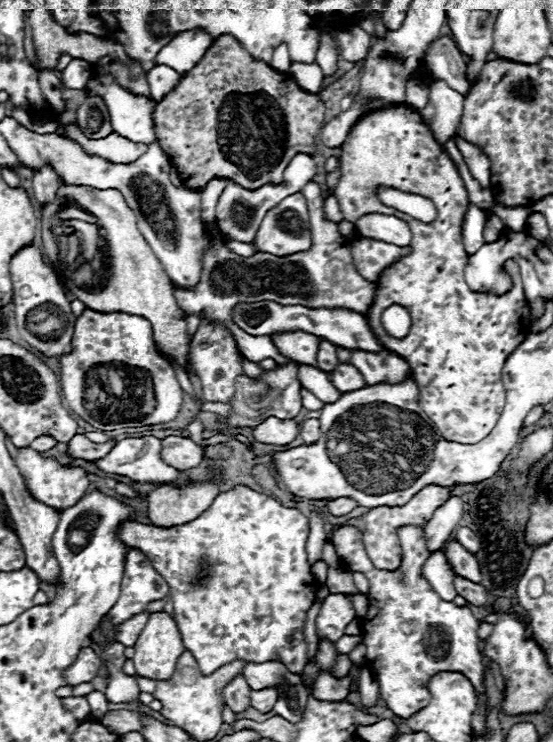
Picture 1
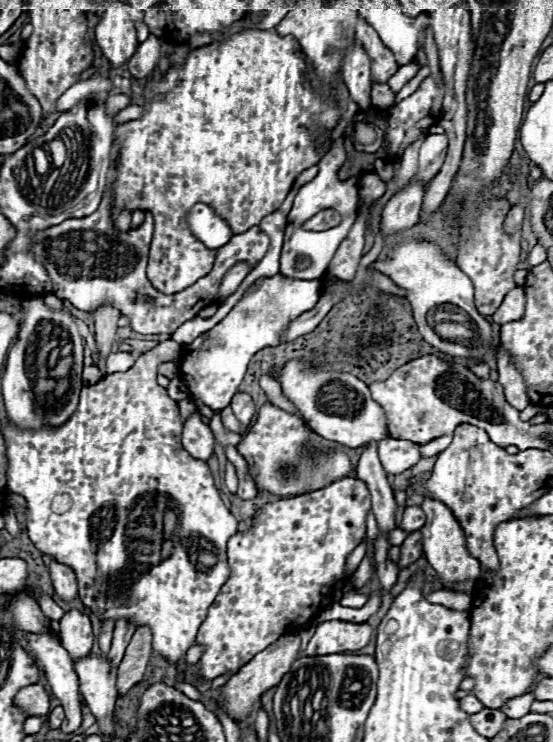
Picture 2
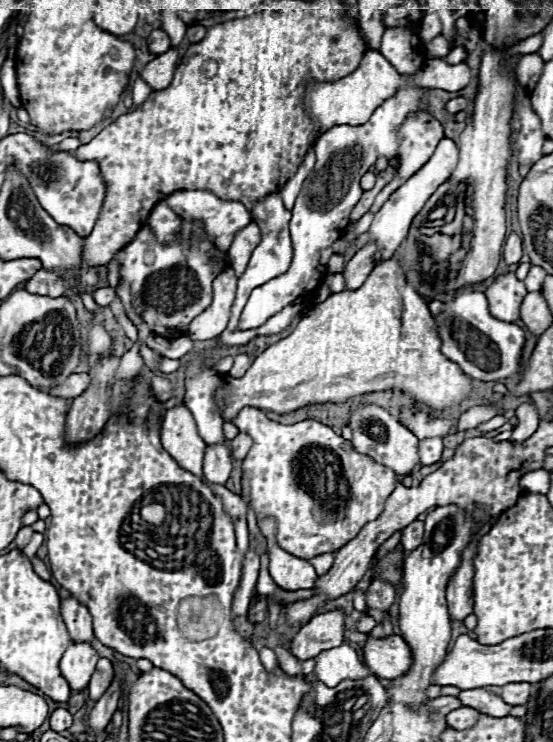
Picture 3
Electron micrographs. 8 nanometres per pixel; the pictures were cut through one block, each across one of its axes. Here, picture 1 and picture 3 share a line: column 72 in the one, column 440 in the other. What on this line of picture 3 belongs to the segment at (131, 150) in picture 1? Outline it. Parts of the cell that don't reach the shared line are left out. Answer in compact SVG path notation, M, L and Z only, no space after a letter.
M418 112L412 114L400 128L400 148L398 148L398 160L400 160L400 170L398 176L376 196L370 212L376 214L378 208L396 192L430 156L434 154L434 148L438 142L444 138L442 124L430 114L430 112Z

